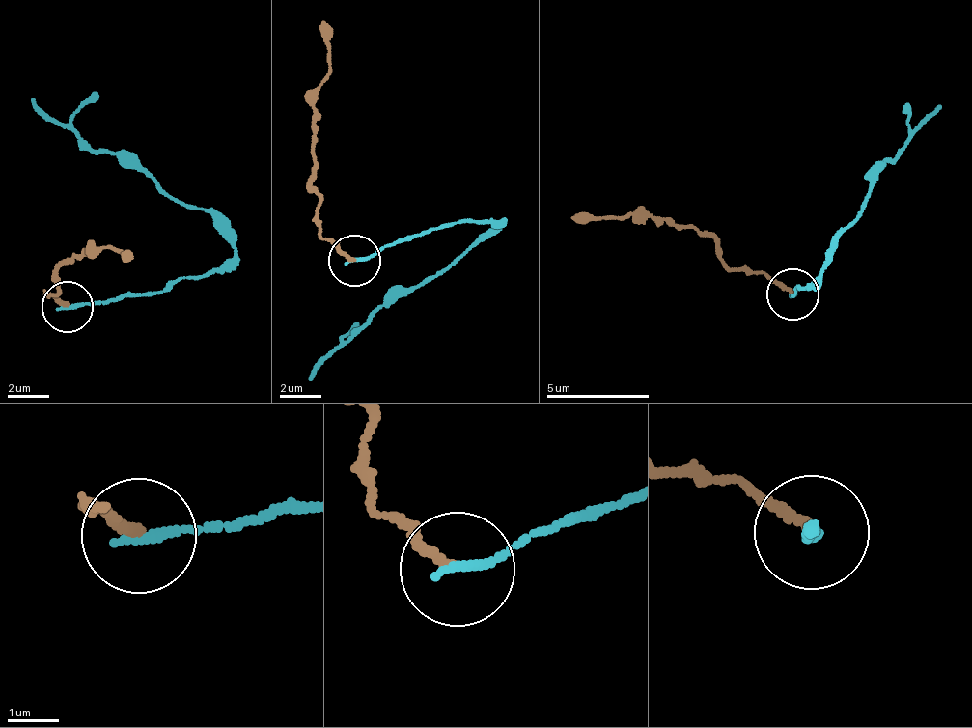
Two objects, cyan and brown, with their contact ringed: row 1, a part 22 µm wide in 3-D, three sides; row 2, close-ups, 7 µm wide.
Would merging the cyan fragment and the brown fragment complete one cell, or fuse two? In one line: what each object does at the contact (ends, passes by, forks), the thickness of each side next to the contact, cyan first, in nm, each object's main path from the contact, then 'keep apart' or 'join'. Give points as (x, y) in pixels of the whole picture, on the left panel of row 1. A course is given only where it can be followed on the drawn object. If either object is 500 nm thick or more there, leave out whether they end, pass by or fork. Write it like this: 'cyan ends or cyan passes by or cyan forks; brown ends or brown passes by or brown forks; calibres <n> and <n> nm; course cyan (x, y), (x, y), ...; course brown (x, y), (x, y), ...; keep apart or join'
cyan ends; brown ends; calibres 170 and 200 nm; course cyan (66, 307), (121, 298), (212, 275), (235, 241), (201, 208), (181, 206), (108, 150), (87, 147), (33, 100); course brown (66, 307), (43, 293), (51, 297), (57, 269), (75, 254), (117, 250), (127, 259); keep apart

